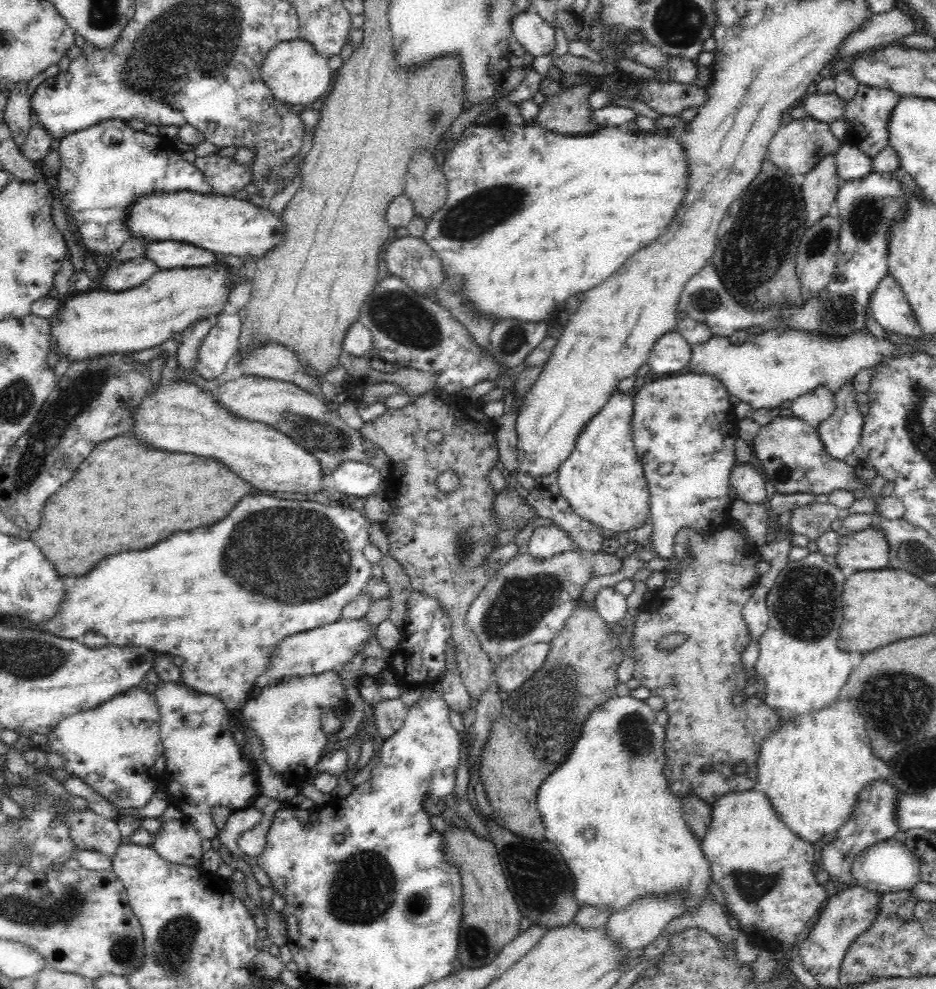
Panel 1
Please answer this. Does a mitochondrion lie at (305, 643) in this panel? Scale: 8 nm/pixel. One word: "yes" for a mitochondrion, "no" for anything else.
no

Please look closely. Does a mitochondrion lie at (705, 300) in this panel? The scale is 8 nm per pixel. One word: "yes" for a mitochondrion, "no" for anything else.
yes

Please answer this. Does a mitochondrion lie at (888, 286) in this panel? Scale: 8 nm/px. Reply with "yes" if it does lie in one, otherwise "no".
no

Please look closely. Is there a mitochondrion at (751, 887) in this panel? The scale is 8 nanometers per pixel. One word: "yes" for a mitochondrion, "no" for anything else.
yes

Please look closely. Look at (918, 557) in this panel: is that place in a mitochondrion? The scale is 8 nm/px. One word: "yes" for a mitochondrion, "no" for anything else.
yes

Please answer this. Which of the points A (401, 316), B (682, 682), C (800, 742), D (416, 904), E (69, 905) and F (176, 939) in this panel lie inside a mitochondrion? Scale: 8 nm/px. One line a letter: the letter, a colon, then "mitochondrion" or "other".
A: mitochondrion
B: other
C: other
D: mitochondrion
E: mitochondrion
F: mitochondrion

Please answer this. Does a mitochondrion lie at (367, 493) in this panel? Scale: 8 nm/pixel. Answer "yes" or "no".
no

